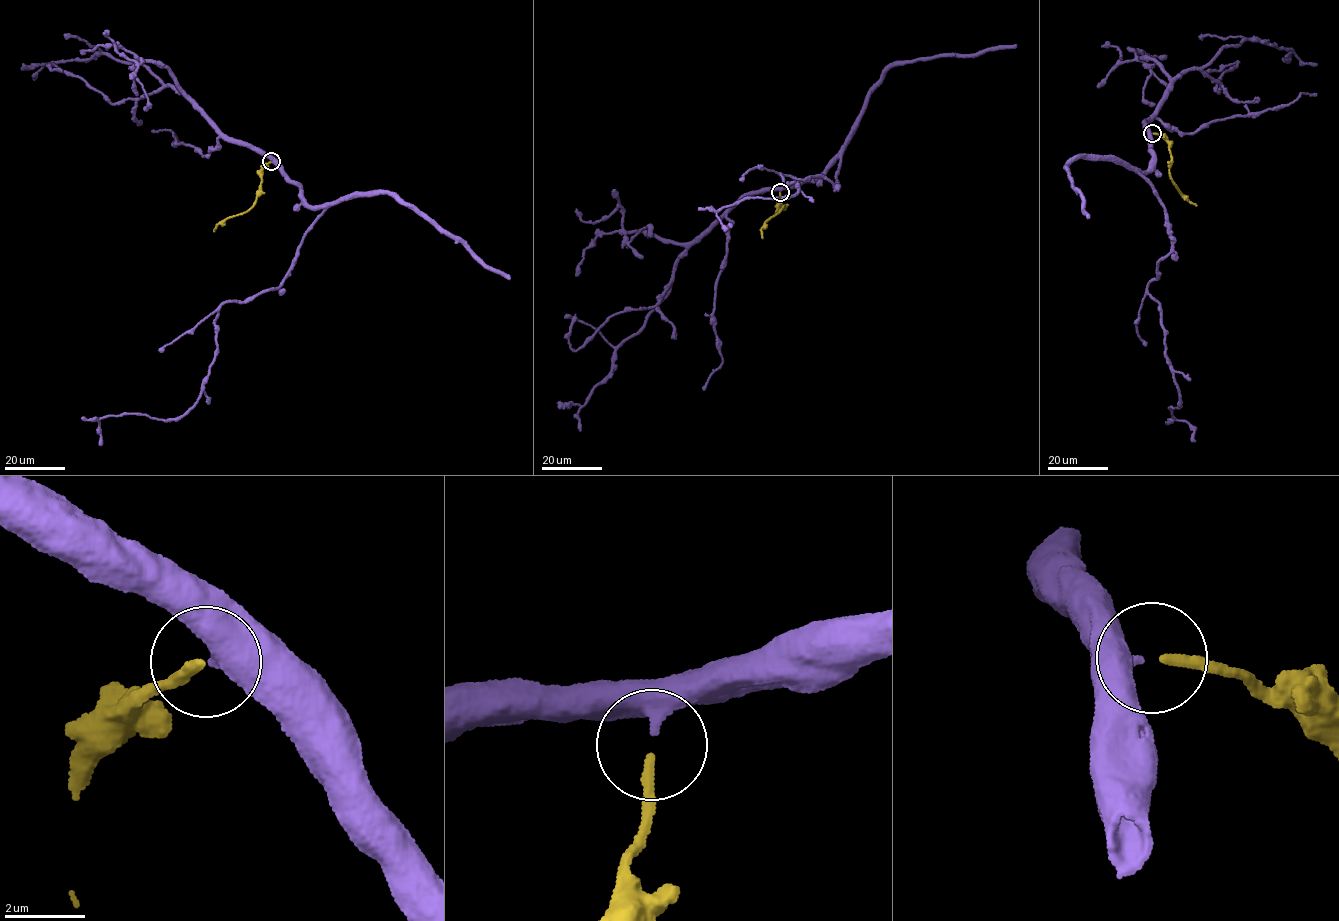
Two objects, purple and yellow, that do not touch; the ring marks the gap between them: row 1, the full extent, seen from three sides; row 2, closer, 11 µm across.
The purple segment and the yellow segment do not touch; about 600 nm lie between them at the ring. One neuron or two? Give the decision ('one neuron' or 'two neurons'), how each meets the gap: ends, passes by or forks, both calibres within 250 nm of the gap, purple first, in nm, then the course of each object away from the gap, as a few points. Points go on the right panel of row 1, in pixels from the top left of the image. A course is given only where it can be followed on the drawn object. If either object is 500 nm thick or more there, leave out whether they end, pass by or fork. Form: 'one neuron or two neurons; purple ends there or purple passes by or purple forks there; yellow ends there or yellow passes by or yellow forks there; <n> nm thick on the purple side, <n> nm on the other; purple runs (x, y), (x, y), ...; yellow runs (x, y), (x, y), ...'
one neuron; purple ends there; yellow ends there; 380 nm thick on the purple side, 240 nm on the other; purple runs (1151, 133), (1152, 164), (1138, 173), (1171, 248), (1148, 292), (1180, 399), (1168, 408), (1191, 441); yellow runs (1153, 133), (1163, 136), (1168, 142), (1169, 175), (1182, 194), (1196, 206)

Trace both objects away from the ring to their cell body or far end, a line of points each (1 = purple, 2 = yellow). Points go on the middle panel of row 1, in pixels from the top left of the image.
1: (780, 191), (818, 177), (840, 156), (835, 186), (781, 174), (799, 190), (720, 209), (716, 216), (729, 224)
2: (780, 193), (779, 208), (785, 208), (783, 206), (765, 222), (761, 229), (762, 237)

